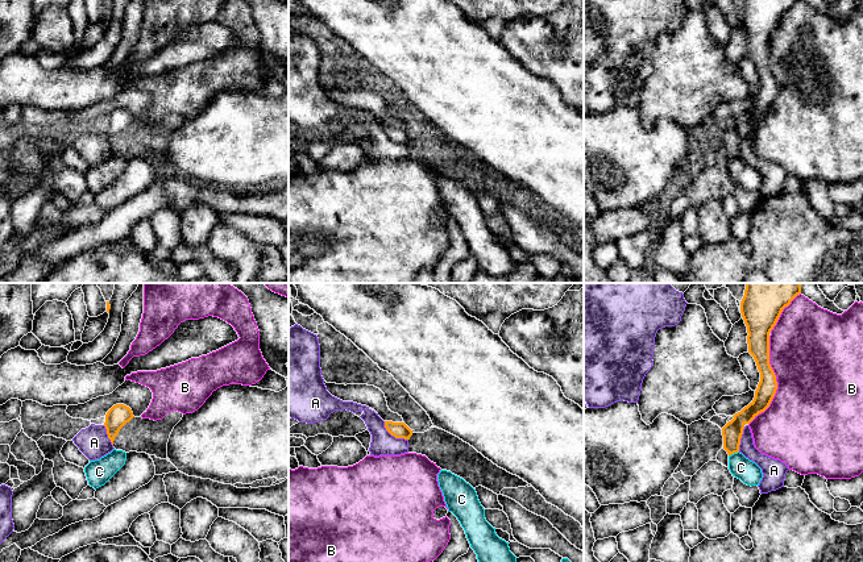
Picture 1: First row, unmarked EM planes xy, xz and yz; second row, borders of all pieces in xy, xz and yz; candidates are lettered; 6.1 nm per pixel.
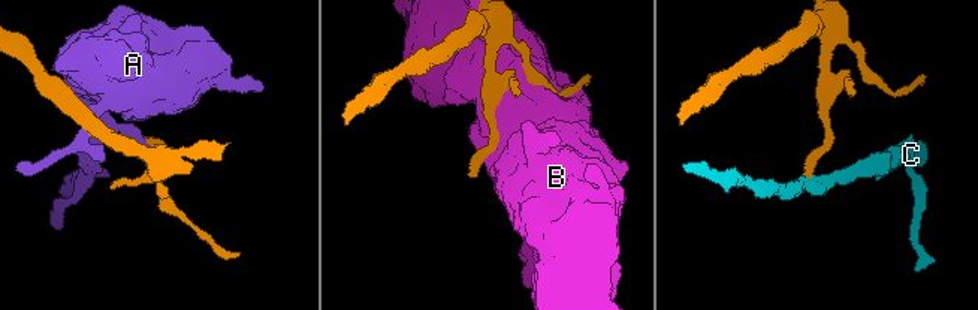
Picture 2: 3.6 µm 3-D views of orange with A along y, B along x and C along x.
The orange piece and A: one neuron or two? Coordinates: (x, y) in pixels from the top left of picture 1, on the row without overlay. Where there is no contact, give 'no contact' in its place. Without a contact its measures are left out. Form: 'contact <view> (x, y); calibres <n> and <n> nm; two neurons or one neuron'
contact xz (393, 140); calibres 100 and 140 nm; two neurons

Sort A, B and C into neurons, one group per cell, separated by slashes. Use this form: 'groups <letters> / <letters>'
groups A / B / C

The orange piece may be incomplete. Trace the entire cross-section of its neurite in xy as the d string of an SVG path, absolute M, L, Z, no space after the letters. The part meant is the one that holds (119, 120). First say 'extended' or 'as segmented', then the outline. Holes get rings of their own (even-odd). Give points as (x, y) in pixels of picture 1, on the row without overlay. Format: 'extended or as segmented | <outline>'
as segmented | M116 109L107 117L104 132L112 150L120 134L133 122L132 115L124 109Z

